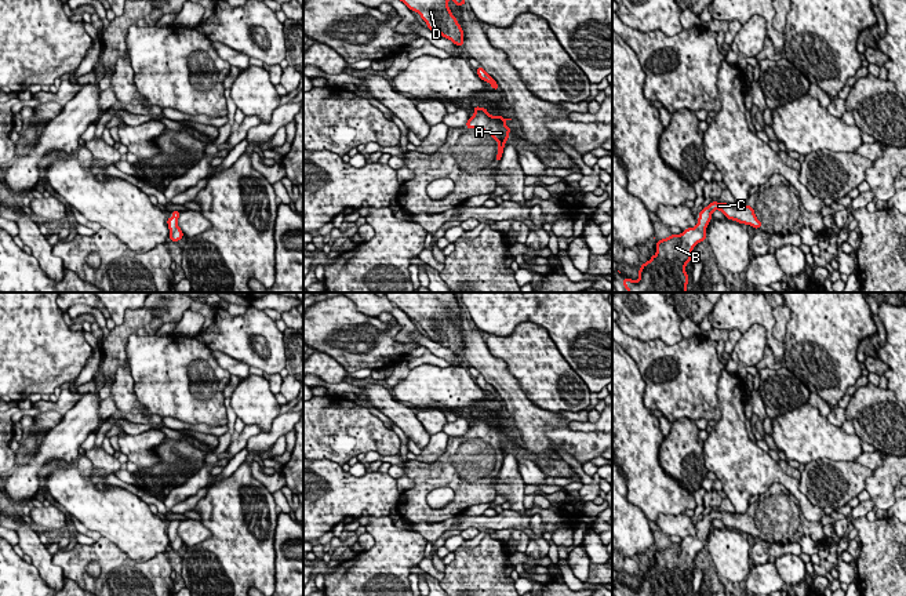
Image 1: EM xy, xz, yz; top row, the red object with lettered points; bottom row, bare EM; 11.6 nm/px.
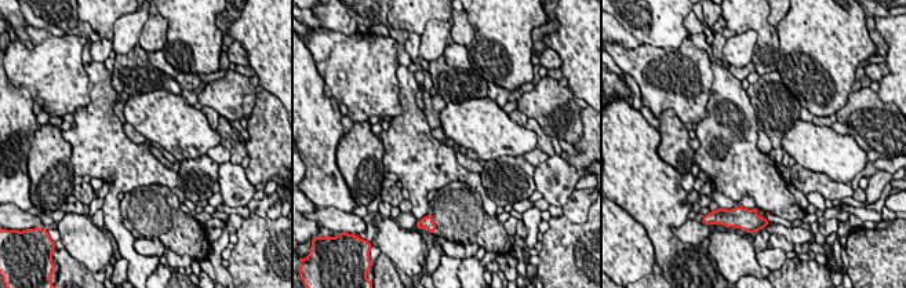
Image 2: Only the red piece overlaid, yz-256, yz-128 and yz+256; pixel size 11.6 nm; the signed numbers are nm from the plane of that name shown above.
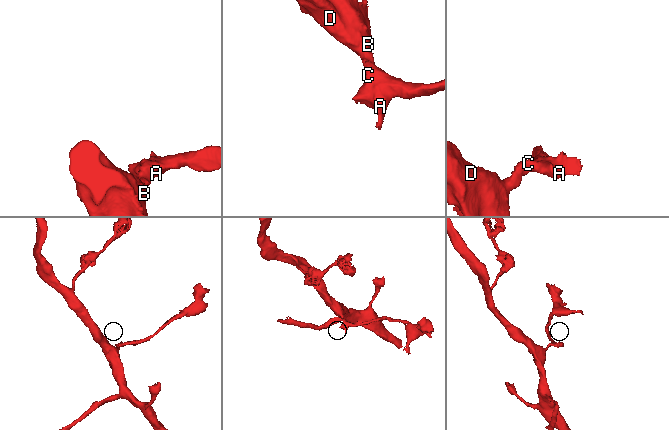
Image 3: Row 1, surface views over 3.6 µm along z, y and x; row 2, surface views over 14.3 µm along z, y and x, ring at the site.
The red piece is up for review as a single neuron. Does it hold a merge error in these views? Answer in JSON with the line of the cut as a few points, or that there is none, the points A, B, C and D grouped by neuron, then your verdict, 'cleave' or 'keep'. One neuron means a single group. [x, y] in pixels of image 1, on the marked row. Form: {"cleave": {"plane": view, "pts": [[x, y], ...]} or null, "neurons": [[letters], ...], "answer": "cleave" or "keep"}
{"cleave": null, "neurons": [["A", "B", "C", "D"]], "answer": "keep"}

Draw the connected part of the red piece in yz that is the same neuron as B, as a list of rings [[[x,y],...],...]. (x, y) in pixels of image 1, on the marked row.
[[[712,201],[699,211],[695,228],[687,228],[681,235],[670,235],[656,241],[656,254],[644,262],[638,270],[638,280],[623,279],[629,292],[687,292],[688,275],[685,265],[691,262],[694,247],[706,239],[706,226],[712,221],[714,210],[720,210],[725,218],[754,229],[763,228],[756,218],[754,208],[747,204],[727,204]]]

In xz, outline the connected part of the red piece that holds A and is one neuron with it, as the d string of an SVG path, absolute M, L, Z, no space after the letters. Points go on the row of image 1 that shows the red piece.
M474 106L473 110L474 115L469 117L466 128L469 130L472 127L473 130L483 130L484 132L490 134L494 141L498 142L498 155L495 161L501 161L505 149L503 145L507 142L509 132L512 131L505 121L512 119L488 115L488 109L479 106Z

